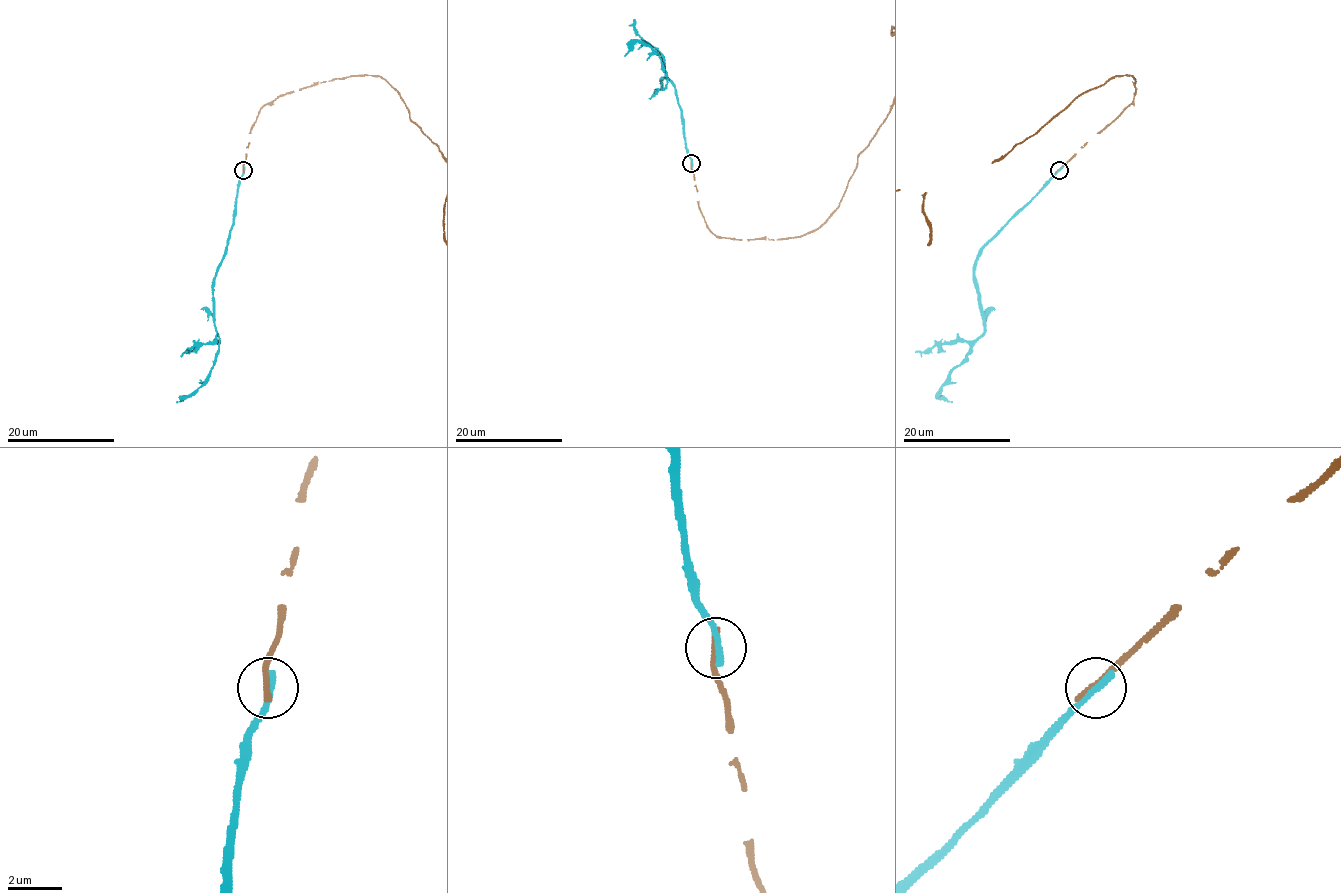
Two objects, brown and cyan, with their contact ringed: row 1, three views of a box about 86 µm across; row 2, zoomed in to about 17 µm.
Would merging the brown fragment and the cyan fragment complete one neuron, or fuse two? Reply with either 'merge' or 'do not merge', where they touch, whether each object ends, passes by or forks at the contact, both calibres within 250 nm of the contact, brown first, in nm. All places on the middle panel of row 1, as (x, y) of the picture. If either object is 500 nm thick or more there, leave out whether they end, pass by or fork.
do not merge; place (691, 163); brown ends; cyan ends; calibres 300 and 320 nm

